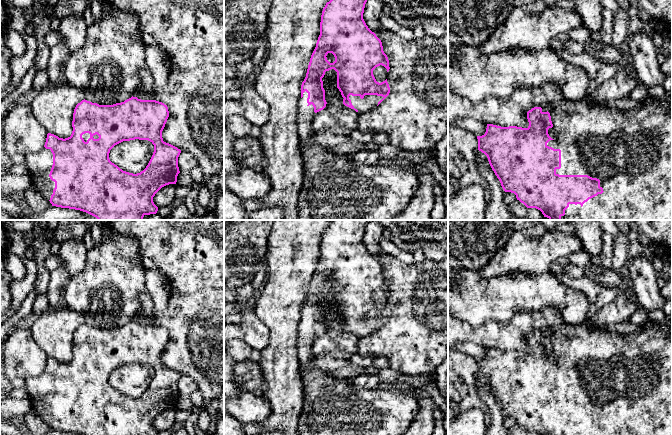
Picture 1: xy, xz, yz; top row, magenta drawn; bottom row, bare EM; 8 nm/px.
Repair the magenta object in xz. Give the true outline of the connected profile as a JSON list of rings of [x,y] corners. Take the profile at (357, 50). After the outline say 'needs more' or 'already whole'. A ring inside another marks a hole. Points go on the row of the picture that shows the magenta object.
[[[330,0],[322,11],[320,35],[301,85],[301,98],[298,103],[297,126],[304,169],[302,186],[298,193],[299,220],[393,220],[410,203],[419,187],[419,179],[412,167],[402,163],[359,164],[352,160],[351,155],[337,155],[323,146],[309,143],[315,134],[312,119],[327,104],[322,81],[326,71],[334,69],[337,72],[337,88],[344,98],[343,104],[358,114],[376,108],[390,93],[387,79],[379,83],[373,75],[373,70],[380,65],[384,66],[387,72],[390,67],[381,40],[368,28],[363,19],[366,2],[367,0]],[[328,53],[334,55],[333,63],[327,60]]] | needs more

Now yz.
[[[672,90],[662,97],[648,98],[641,108],[628,111],[577,100],[553,103],[550,113],[544,112],[541,107],[534,107],[527,112],[527,128],[487,124],[485,134],[477,136],[478,150],[487,156],[505,192],[514,193],[527,208],[540,210],[549,220],[672,220],[672,112],[668,111],[671,106]],[[549,128],[557,133],[555,140],[549,136]]] | needs more

